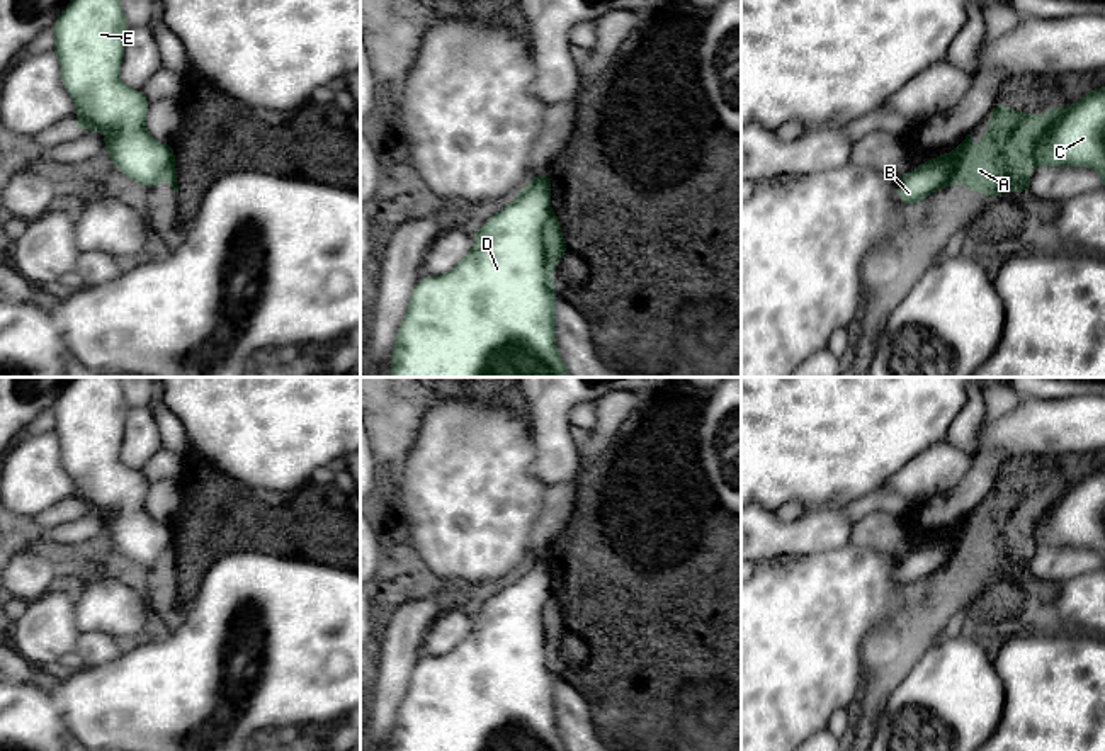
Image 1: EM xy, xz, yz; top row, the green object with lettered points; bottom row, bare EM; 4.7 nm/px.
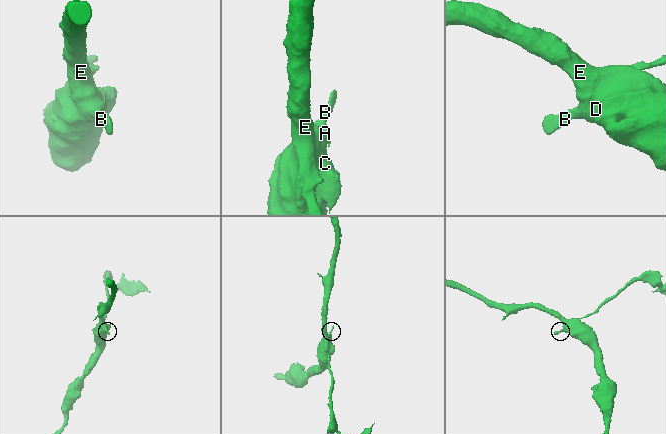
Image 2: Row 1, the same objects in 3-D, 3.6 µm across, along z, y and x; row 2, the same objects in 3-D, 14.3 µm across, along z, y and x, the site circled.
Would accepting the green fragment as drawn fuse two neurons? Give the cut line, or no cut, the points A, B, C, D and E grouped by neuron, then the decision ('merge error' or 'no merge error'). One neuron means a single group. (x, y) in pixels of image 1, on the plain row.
cut yz (991, 503), (1015, 522), (1012, 541), (1032, 546); groups A / B C D E; merge error

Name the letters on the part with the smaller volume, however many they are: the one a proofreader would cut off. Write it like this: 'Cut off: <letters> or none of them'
Cut off: A

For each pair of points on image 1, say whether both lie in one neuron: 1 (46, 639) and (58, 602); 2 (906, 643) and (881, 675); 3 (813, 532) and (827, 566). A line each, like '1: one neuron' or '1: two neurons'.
1: one neuron
2: one neuron
3: two neurons

